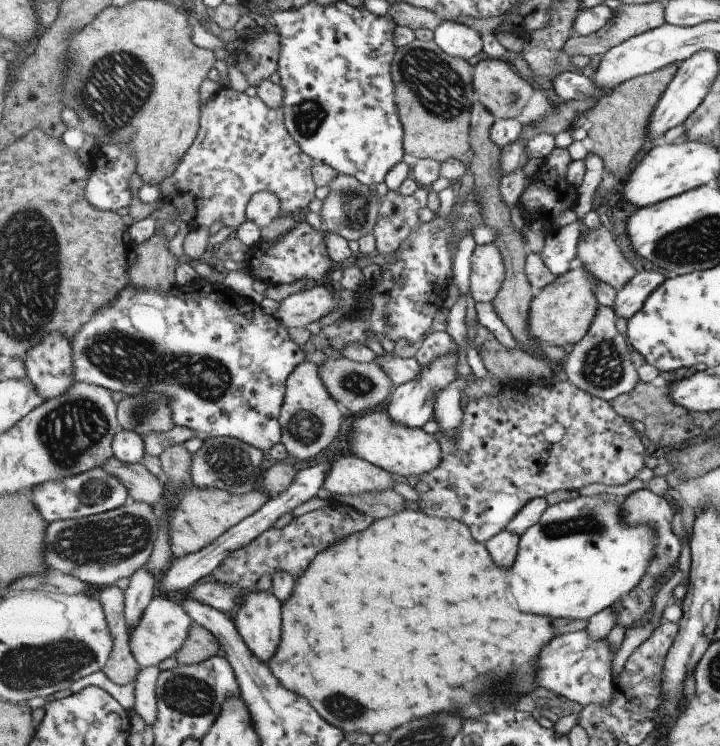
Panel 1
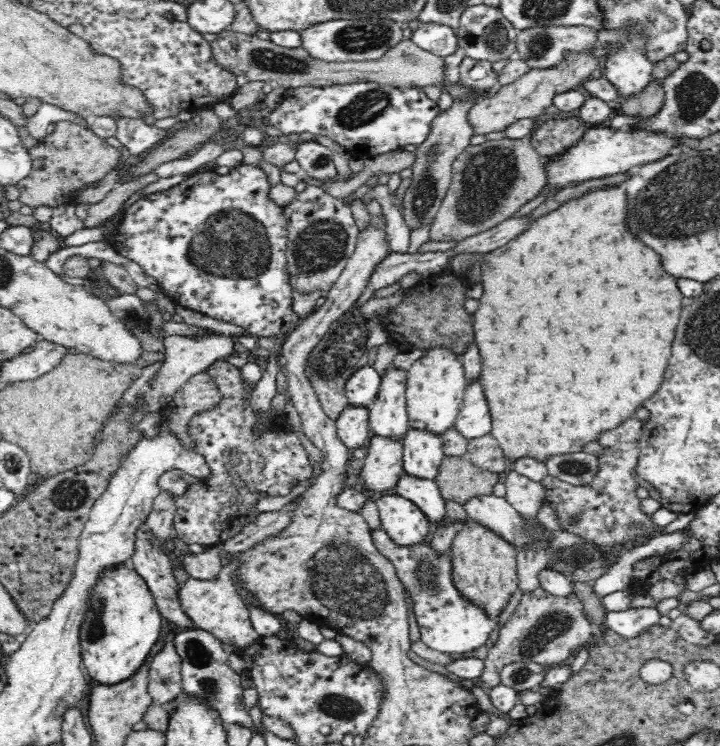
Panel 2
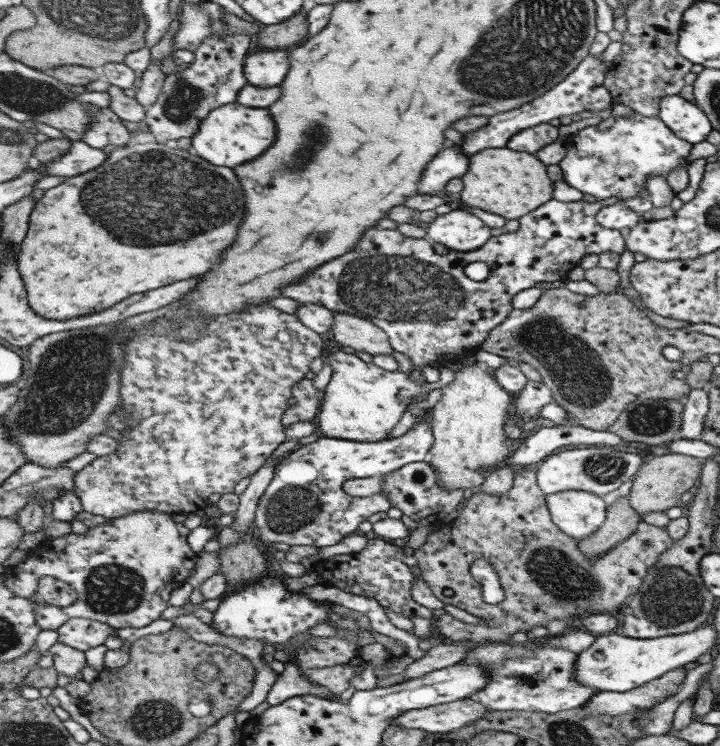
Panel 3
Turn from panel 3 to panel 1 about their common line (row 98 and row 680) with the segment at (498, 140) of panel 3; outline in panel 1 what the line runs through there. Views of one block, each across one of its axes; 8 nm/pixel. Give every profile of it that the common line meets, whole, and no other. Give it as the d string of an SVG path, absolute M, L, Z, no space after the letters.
M575 631L564 635L557 635L543 650L539 653L536 664L540 670L536 670L536 683L543 686L557 695L563 695L568 702L578 702L583 707L589 705L599 705L605 707L609 705L615 698L614 678L611 676L611 660L614 654L609 652L609 646L605 640L601 642L593 642L589 638L589 634L583 631Z

